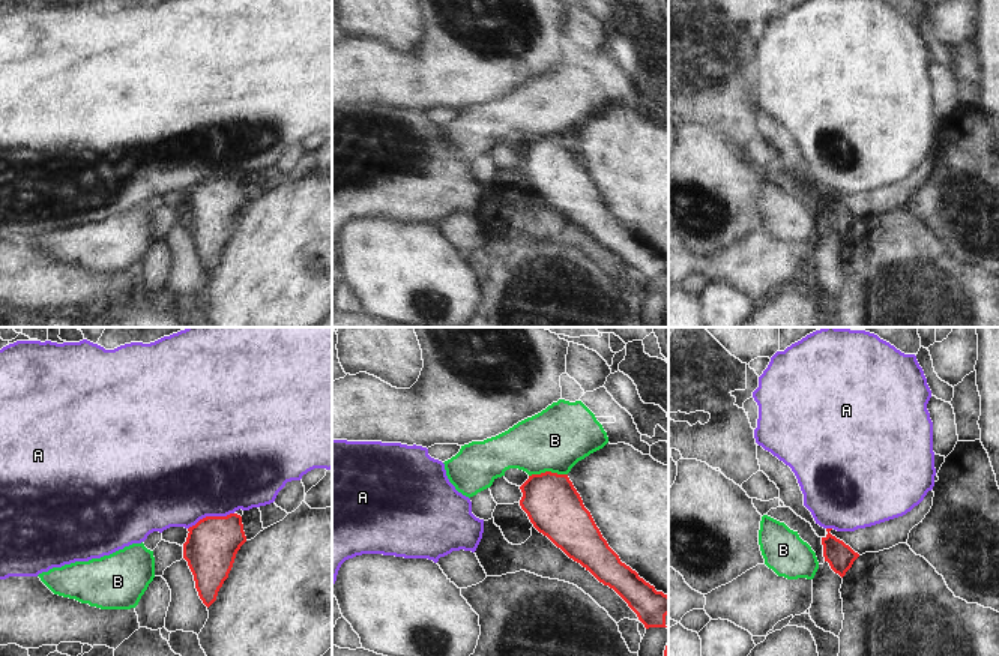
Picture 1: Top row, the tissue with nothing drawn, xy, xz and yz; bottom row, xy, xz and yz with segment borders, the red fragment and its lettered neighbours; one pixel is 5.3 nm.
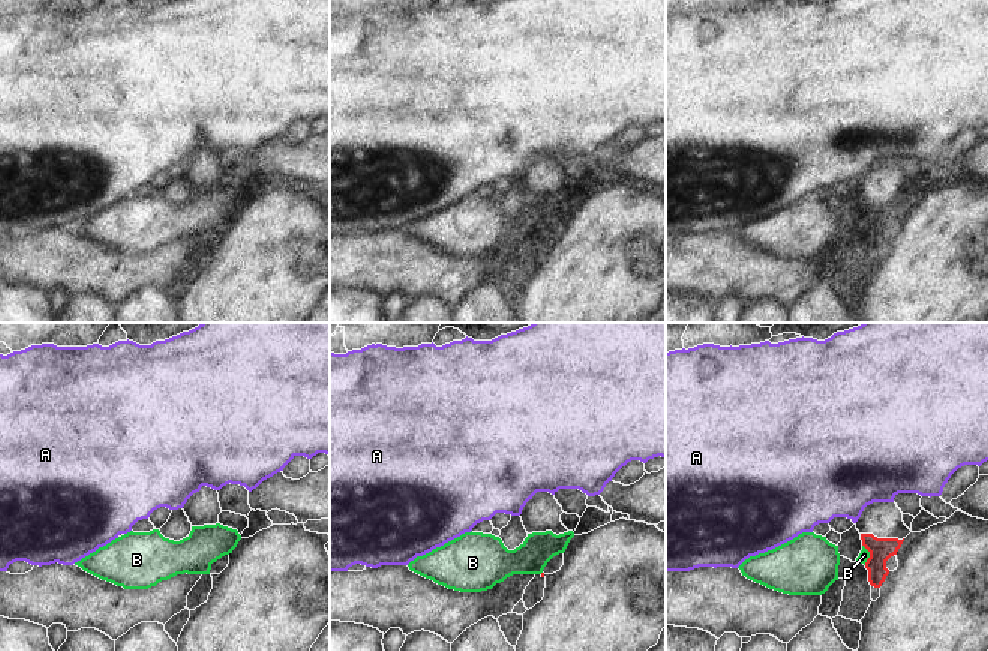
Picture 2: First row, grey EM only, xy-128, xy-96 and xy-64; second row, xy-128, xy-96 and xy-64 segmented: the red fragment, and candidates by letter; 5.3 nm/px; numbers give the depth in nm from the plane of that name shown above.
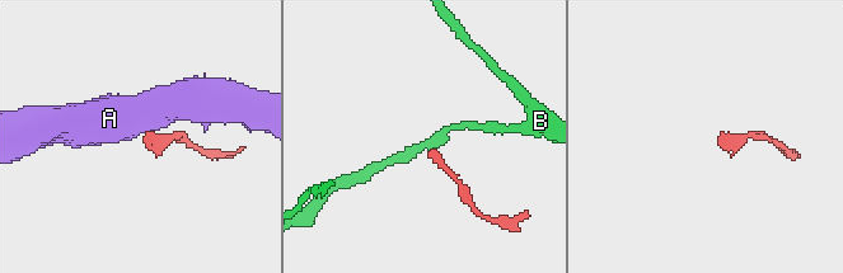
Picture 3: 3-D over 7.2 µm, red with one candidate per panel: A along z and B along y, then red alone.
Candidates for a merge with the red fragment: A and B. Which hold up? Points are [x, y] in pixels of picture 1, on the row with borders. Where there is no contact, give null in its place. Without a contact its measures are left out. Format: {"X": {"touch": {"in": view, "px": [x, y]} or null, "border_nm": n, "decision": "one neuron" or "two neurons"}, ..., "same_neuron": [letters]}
{"A": {"touch": {"in": "xy", "px": [211, 517]}, "border_nm": 260, "decision": "two neurons"}, "B": {"touch": {"in": "xz", "px": [547, 472]}, "border_nm": 200, "decision": "two neurons"}, "same_neuron": []}

